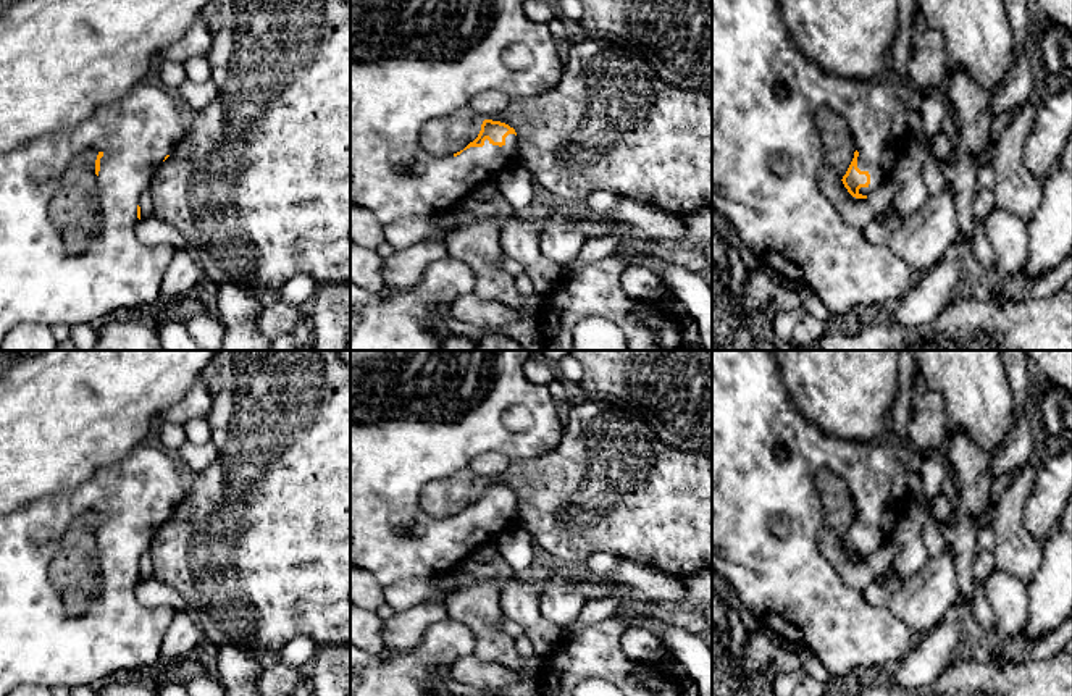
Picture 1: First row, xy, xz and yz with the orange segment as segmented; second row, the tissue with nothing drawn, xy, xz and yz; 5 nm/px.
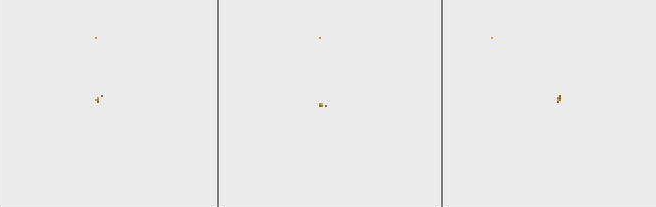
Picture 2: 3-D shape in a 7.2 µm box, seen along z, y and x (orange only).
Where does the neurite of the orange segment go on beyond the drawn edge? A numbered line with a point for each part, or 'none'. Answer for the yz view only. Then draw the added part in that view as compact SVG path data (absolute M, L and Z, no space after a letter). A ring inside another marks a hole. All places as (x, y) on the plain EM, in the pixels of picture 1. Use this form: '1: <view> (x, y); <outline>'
1: yz (766, 512); M712 350L712 570L728 585L738 601L749 609L759 625L775 633L785 646L798 651L810 651L823 664L830 678L844 678L859 667L878 669L888 662L899 662L912 649L917 635L888 607L875 607L865 599L862 591L849 588L820 552L817 535L823 526L823 504L817 489L817 475L823 470L840 476L852 496L854 509L859 514L857 530L870 536L870 546L861 549L859 556L869 559L890 539L911 499L906 484L906 465L883 442L852 444L831 436L810 423L789 399L783 384L780 365L772 350Z

